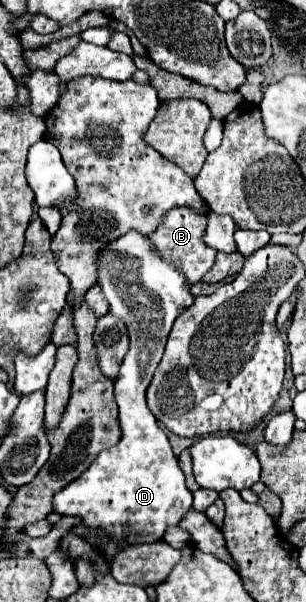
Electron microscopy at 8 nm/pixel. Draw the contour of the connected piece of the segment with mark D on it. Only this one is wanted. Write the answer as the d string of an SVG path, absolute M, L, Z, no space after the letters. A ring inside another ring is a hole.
M134 229L104 245L98 253L96 269L98 285L110 305L110 315L126 325L130 337L130 349L114 381L122 439L112 449L98 453L94 463L78 479L54 493L54 511L80 517L82 523L72 533L88 537L108 559L126 545L160 541L166 527L178 525L182 515L192 507L192 493L184 483L178 459L172 453L166 433L146 405L146 387L162 359L174 317L194 297L182 269L158 253L148 235ZM88 529L104 529L114 541L98 541L86 533Z

